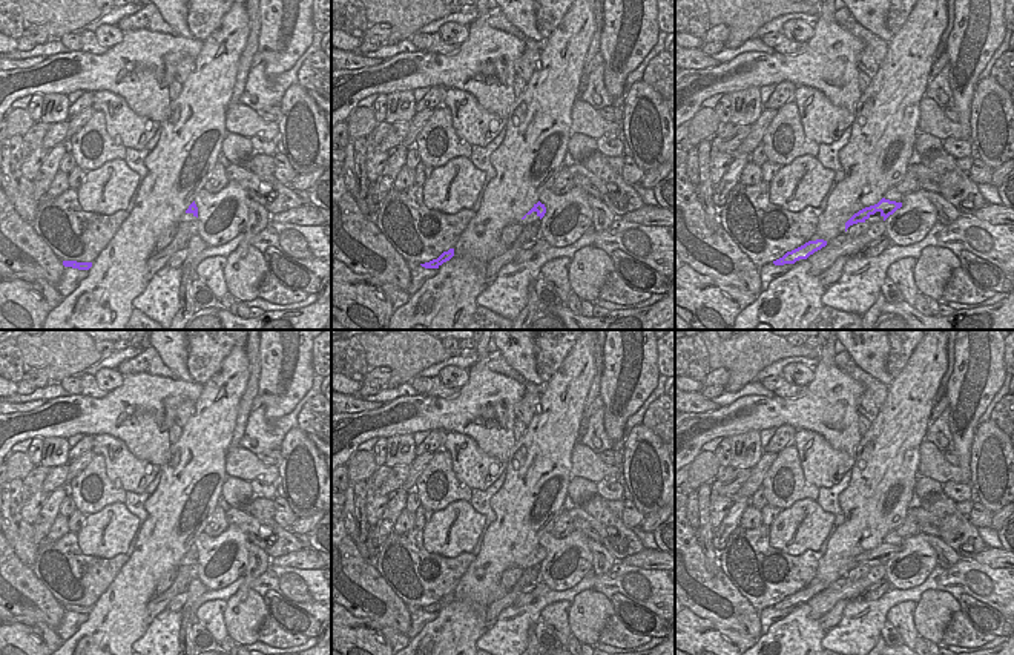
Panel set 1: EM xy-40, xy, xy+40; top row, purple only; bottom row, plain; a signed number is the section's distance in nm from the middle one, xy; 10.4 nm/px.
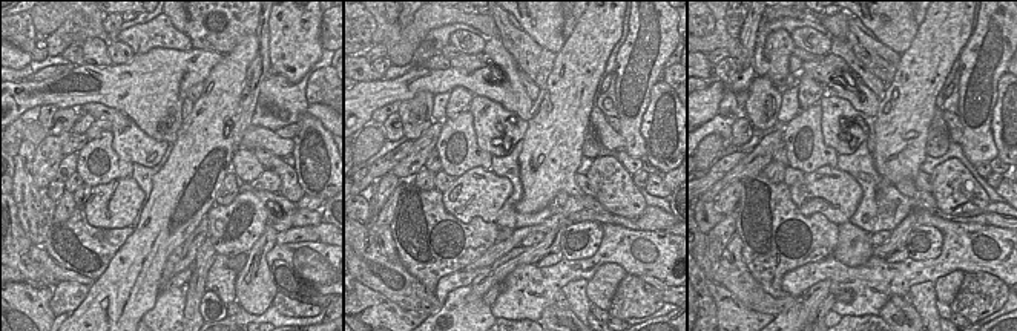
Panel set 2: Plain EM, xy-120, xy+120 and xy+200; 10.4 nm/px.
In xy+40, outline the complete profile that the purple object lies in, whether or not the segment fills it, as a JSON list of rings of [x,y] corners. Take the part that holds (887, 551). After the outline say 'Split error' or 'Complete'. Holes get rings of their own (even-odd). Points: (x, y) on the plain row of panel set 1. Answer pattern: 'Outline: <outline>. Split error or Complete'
Outline: [[[882,541],[877,548],[865,551],[862,554],[859,554],[858,557],[854,557],[847,566],[845,566],[845,575],[850,569],[858,568],[858,566],[865,566],[871,558],[874,558],[876,555],[881,557],[881,560],[884,561],[884,564],[893,558],[897,552],[902,551],[902,546],[896,546],[896,545],[890,545]]]. Complete

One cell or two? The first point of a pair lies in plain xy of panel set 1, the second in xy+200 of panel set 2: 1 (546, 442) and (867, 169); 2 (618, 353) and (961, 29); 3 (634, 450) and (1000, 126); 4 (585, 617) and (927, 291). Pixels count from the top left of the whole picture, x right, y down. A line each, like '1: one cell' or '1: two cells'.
1: two cells
2: two cells
3: one cell
4: two cells

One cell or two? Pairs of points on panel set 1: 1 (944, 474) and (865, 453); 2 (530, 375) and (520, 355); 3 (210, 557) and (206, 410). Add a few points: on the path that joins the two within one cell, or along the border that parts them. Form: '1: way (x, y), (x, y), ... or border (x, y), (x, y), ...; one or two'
1: border (924, 437), (919, 447), (919, 468), (916, 473); two
2: way (526, 370), (522, 359); one
3: border (203, 531), (194, 543); two

